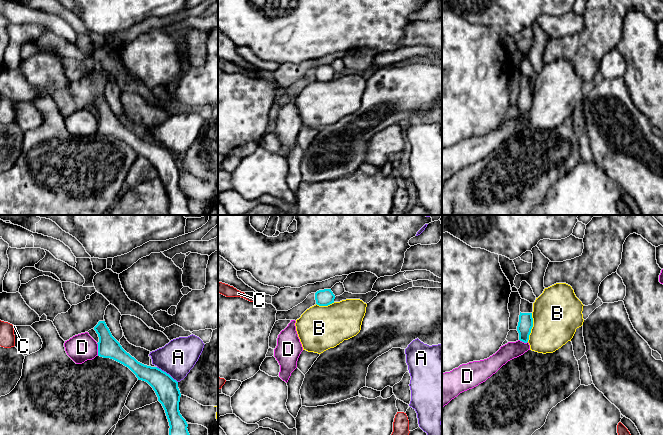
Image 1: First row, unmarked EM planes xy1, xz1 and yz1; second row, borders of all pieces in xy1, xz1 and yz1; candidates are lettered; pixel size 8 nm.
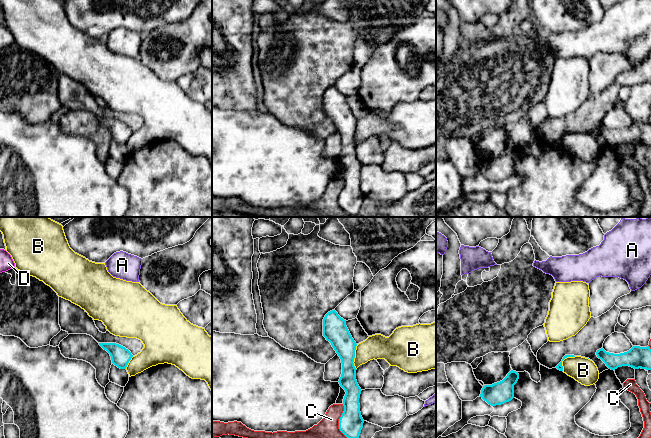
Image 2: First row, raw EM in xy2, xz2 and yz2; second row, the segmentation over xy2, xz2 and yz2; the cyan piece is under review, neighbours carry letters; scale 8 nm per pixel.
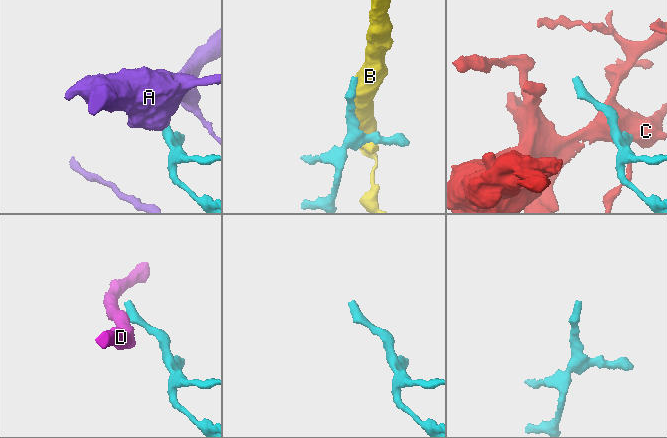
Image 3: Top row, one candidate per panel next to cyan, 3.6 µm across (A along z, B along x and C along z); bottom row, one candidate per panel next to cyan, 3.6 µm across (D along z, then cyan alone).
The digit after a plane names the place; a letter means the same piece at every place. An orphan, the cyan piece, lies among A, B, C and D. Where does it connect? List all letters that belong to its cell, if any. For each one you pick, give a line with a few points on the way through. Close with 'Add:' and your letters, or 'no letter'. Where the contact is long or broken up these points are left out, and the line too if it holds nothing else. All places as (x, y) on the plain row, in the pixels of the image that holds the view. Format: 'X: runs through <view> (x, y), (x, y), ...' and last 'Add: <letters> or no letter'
Add: no letter

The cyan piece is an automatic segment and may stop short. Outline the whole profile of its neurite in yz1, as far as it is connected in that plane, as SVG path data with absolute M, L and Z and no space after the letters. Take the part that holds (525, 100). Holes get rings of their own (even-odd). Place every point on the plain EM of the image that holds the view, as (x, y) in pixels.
M521 75L520 91L517 107L519 109L519 116L524 119L528 118L529 111L533 103L532 88L533 88L533 79L530 79L525 75Z

